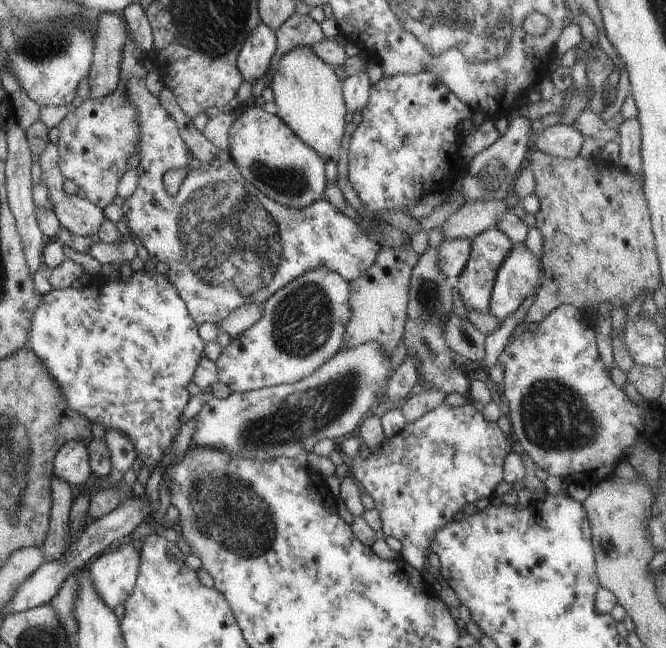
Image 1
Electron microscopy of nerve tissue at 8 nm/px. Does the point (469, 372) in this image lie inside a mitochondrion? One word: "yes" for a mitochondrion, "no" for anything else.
no

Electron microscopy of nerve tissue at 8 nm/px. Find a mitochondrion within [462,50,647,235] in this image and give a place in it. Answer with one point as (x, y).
(490, 178)

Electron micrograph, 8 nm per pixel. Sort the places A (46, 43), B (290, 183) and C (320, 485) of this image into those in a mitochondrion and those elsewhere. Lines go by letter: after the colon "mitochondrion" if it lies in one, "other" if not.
A: mitochondrion
B: mitochondrion
C: other

